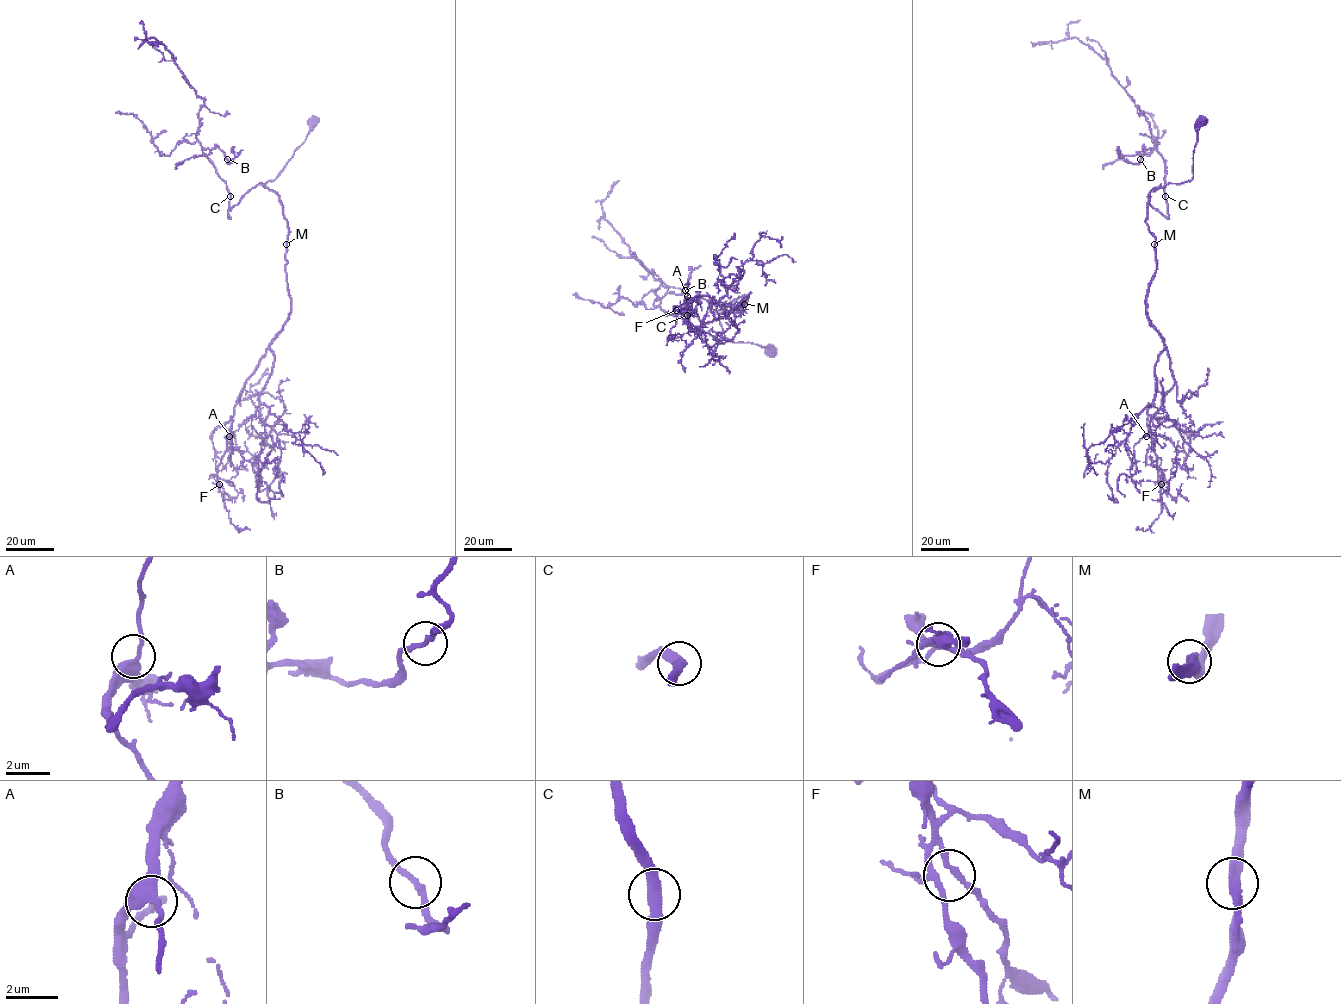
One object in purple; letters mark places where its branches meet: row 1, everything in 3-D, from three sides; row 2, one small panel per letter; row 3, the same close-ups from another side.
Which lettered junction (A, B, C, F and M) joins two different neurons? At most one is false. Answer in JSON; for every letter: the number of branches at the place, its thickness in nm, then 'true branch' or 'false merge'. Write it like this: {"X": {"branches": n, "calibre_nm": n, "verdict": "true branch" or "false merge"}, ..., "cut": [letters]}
{"A": {"branches": 2, "calibre_nm": 420, "verdict": "true branch"}, "B": {"branches": 2, "calibre_nm": 220, "verdict": "true branch"}, "C": {"branches": 2, "calibre_nm": 340, "verdict": "true branch"}, "F": {"branches": 2, "calibre_nm": 200, "verdict": "true branch"}, "M": {"branches": 2, "calibre_nm": 400, "verdict": "true branch"}, "cut": []}

